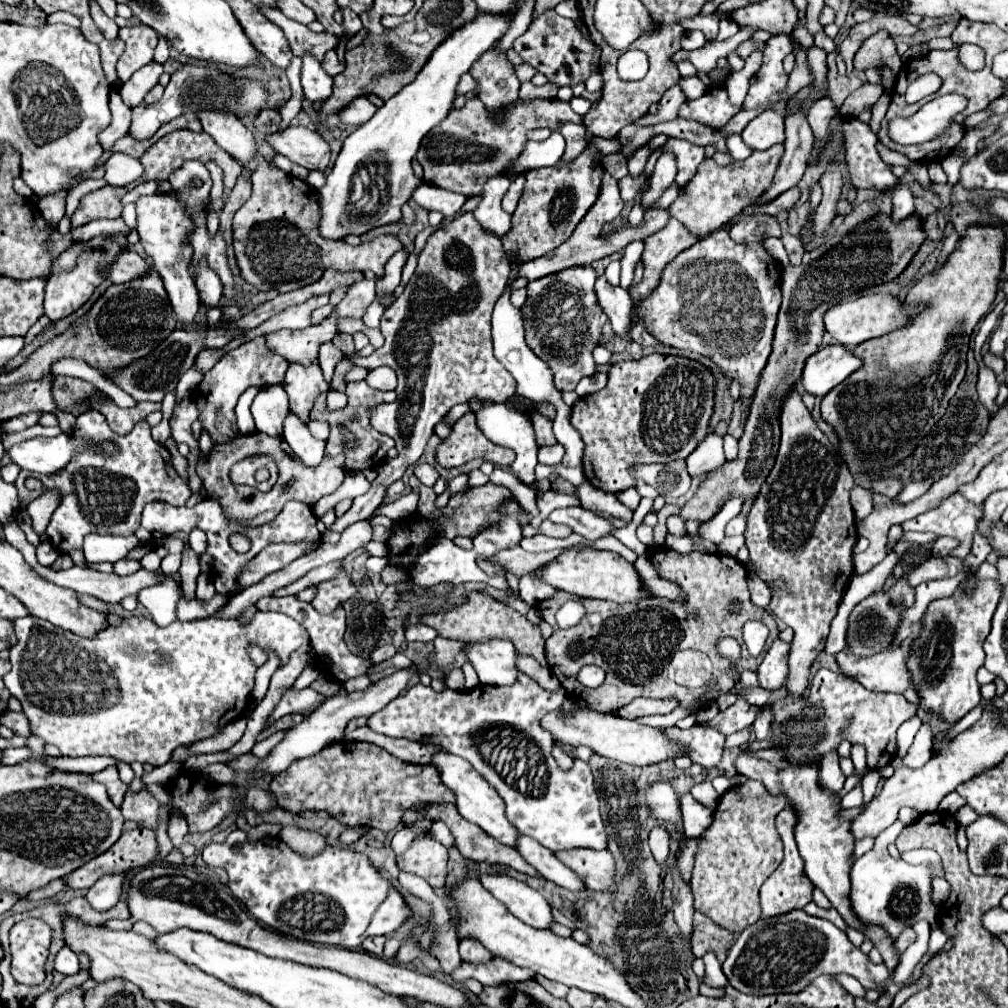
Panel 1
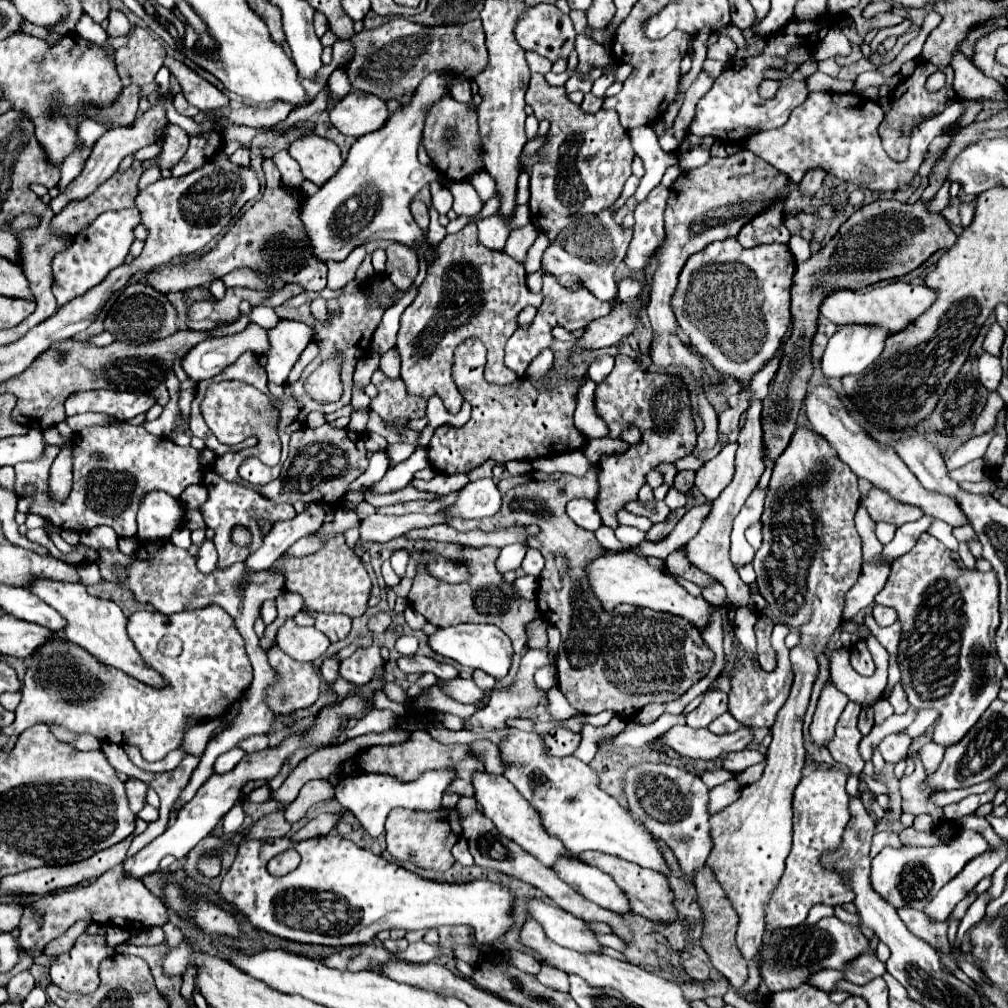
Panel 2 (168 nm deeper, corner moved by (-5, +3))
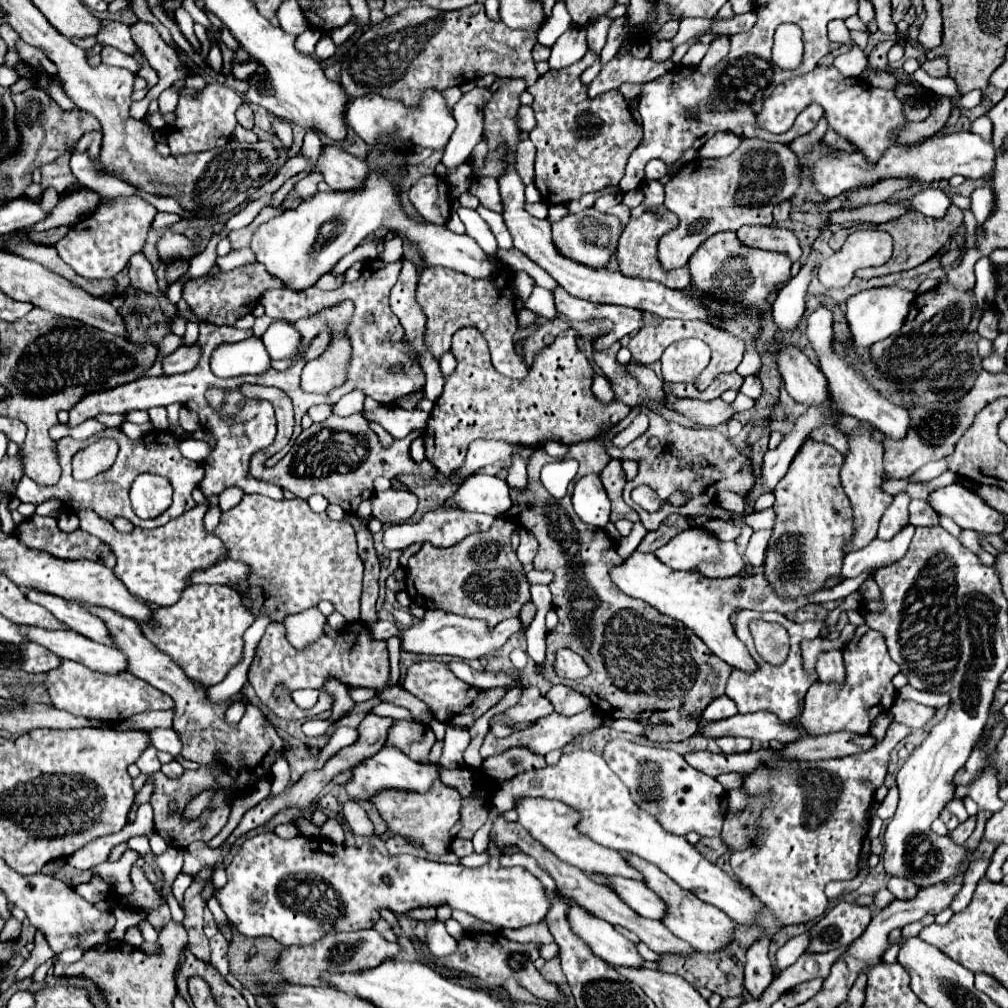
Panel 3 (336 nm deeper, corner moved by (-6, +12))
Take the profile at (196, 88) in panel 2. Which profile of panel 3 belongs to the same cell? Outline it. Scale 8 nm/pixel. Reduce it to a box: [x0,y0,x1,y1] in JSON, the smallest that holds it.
[130,21,188,99]

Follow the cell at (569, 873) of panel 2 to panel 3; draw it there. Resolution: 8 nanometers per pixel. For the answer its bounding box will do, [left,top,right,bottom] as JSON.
[608,877,666,919]

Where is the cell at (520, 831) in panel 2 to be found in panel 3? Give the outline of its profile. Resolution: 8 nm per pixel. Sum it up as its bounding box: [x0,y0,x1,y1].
[518,799,644,881]

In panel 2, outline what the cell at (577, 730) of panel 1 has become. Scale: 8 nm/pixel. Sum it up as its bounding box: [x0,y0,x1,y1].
[647,726,751,760]

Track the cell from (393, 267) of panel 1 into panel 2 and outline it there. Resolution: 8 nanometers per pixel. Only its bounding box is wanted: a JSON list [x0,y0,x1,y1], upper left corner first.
[411,200,429,230]

